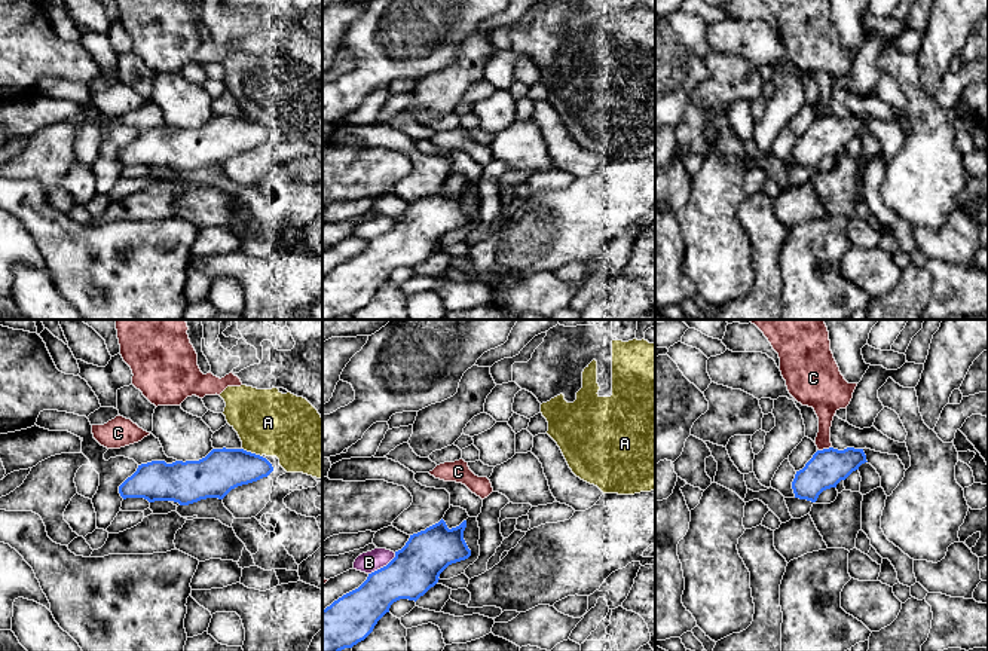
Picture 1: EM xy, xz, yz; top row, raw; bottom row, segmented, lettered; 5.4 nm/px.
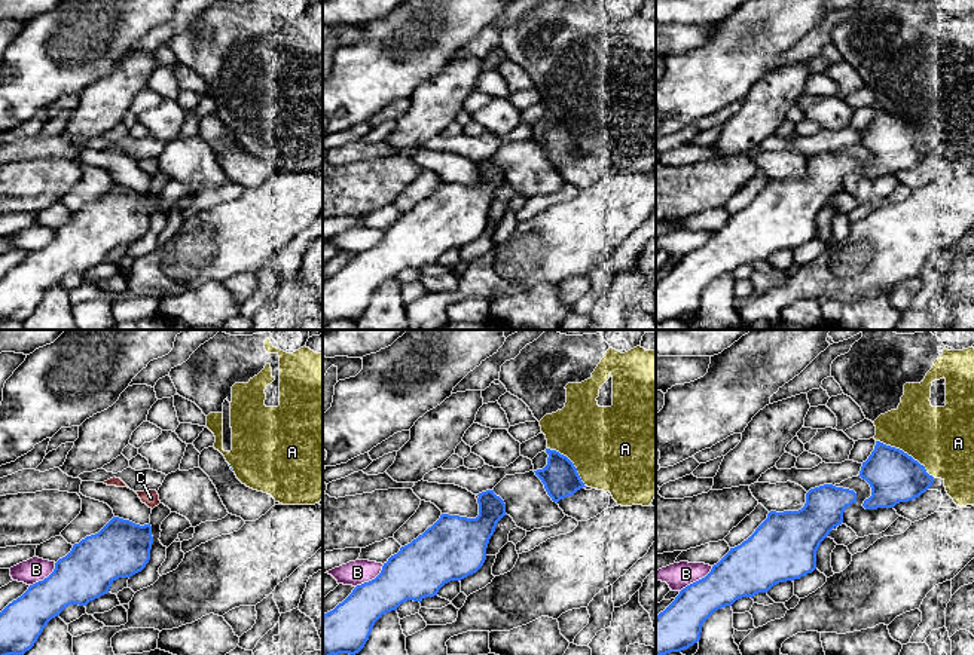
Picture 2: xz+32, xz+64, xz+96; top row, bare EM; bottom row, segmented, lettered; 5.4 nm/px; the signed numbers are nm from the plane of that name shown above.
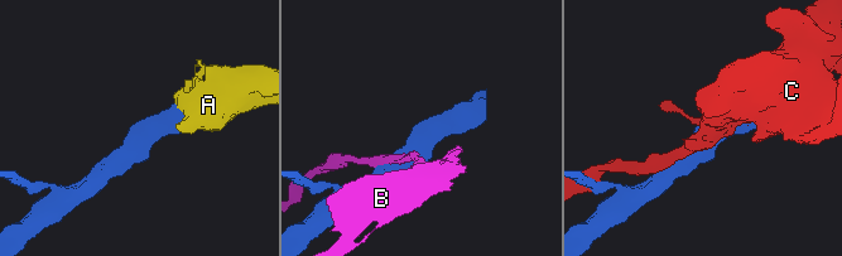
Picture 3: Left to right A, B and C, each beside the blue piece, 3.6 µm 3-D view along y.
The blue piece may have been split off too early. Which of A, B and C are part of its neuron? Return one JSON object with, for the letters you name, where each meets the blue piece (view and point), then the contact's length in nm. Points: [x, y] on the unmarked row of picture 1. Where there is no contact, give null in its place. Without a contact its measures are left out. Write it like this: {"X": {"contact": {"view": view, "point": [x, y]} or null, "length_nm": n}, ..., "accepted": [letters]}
{"accepted": []}

